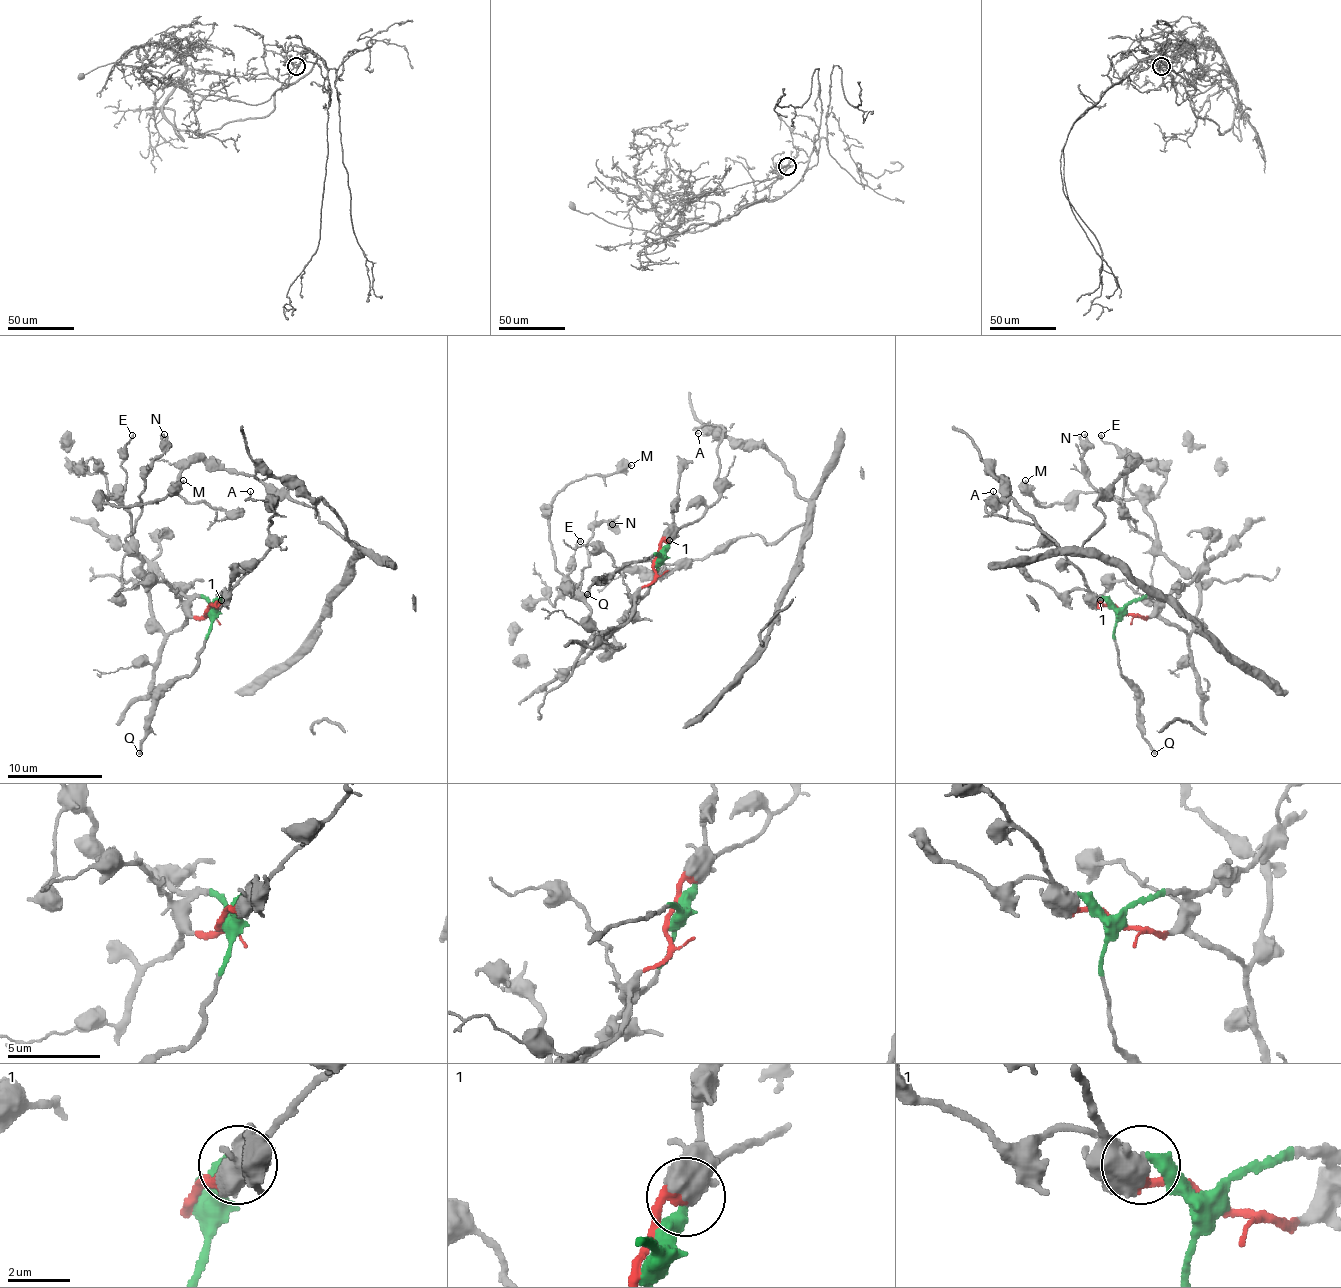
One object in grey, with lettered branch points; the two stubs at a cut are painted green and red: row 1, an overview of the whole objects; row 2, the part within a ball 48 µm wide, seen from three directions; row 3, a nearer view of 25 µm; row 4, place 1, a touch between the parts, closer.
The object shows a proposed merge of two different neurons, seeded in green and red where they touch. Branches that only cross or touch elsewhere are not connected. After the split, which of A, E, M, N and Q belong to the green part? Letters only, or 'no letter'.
Q

